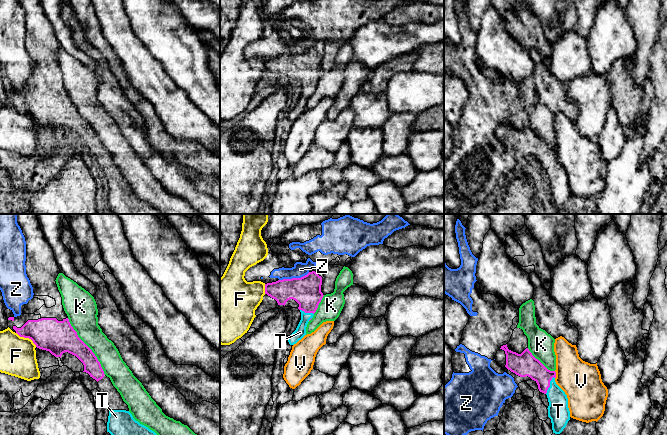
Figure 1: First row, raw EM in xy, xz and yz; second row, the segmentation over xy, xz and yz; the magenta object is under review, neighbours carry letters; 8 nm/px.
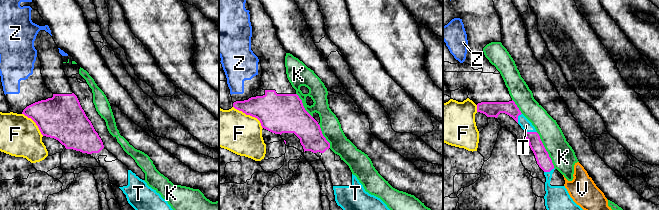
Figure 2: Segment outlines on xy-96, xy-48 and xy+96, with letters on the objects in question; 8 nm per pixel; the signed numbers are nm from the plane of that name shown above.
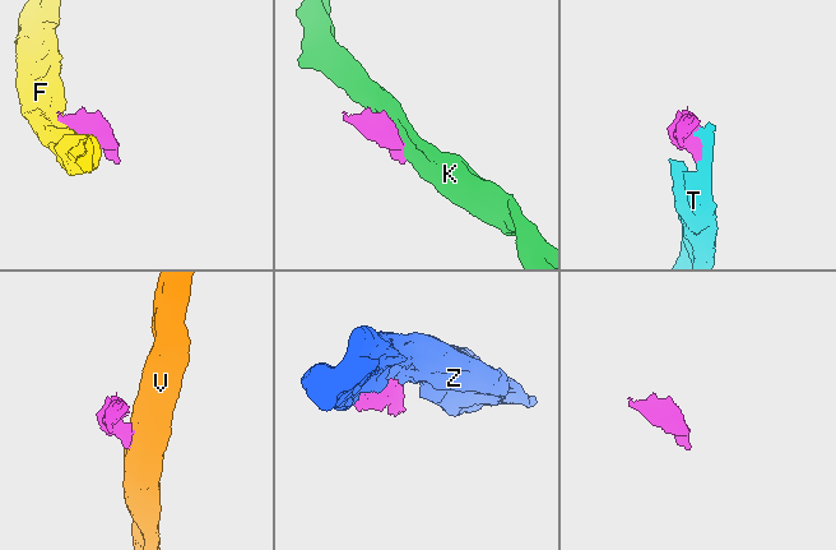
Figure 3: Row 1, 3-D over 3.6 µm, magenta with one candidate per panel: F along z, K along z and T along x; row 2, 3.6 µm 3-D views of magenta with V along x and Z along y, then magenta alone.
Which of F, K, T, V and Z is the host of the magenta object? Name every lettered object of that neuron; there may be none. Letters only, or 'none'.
T

